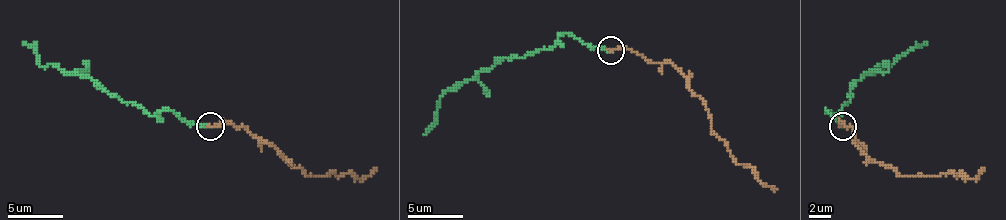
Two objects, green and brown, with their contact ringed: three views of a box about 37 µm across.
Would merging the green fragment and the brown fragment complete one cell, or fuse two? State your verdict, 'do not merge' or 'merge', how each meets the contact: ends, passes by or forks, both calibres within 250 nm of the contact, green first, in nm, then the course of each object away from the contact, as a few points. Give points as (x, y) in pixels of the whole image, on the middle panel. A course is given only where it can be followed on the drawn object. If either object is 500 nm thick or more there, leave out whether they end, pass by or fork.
merge | green ends | brown ends | 160/180 nm | green via (610, 49), (588, 46), (563, 33), (552, 46), (522, 57), (500, 57), (451, 88), (423, 134) | brown via (610, 49), (632, 49), (648, 60), (670, 63), (708, 109), (711, 129), (730, 156), (777, 189)

